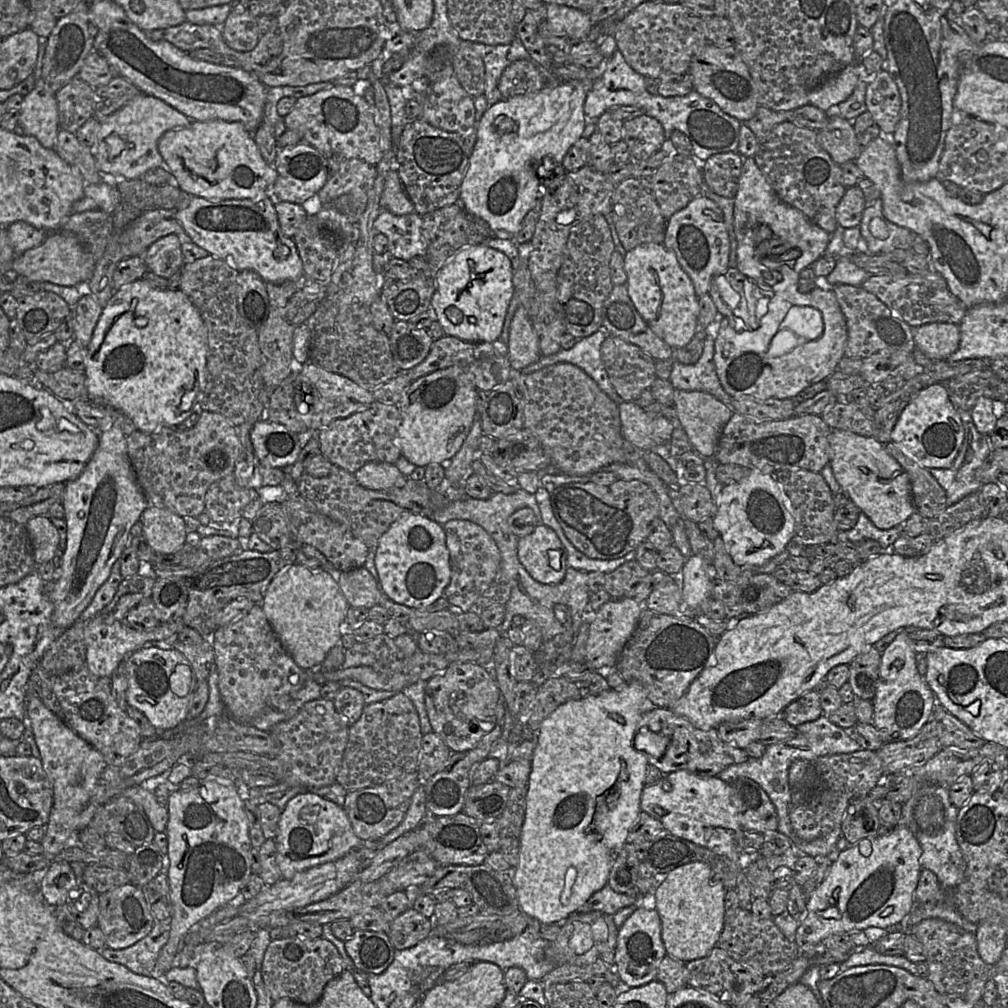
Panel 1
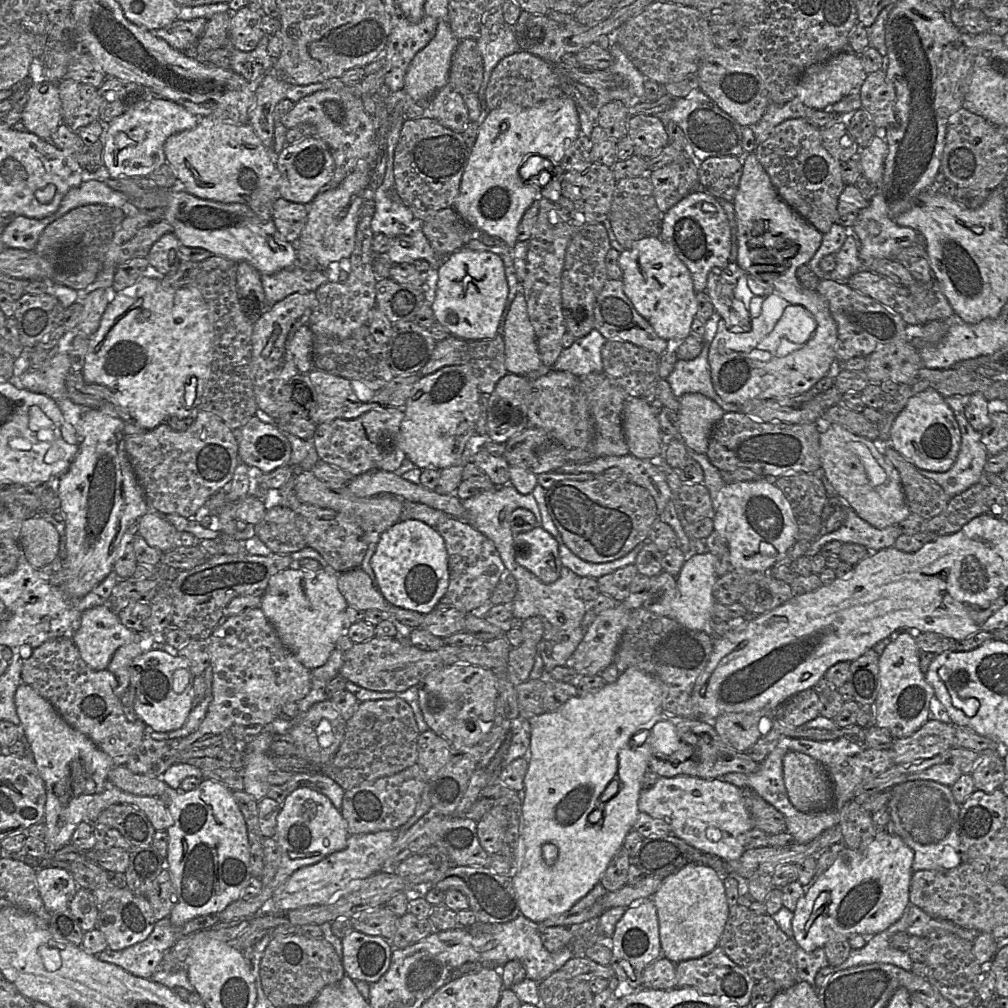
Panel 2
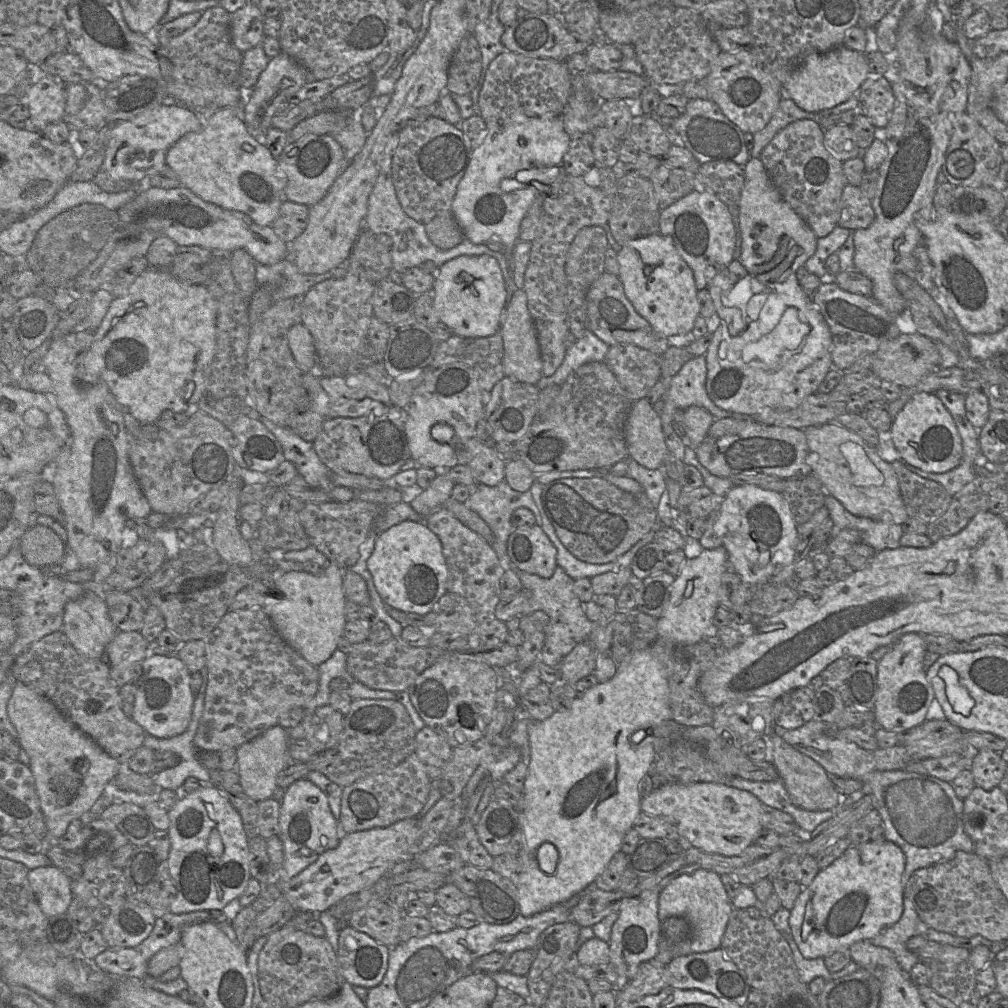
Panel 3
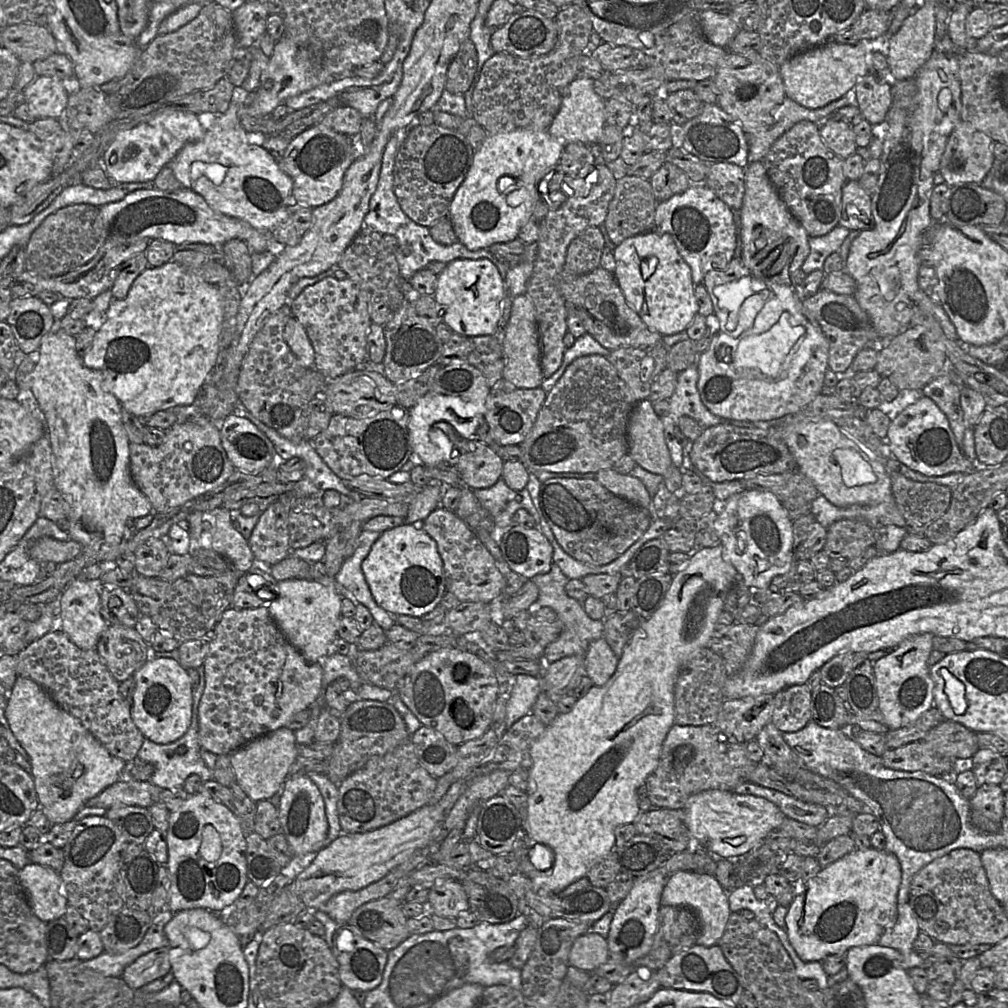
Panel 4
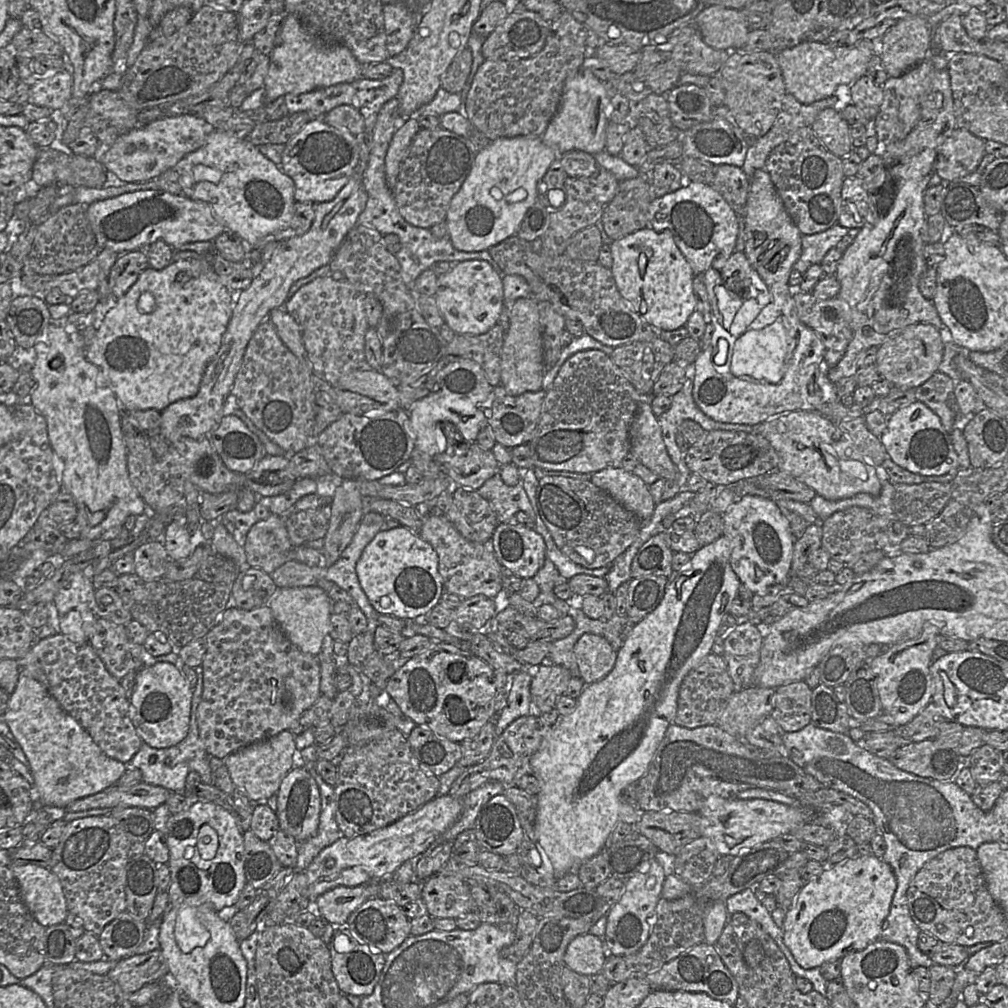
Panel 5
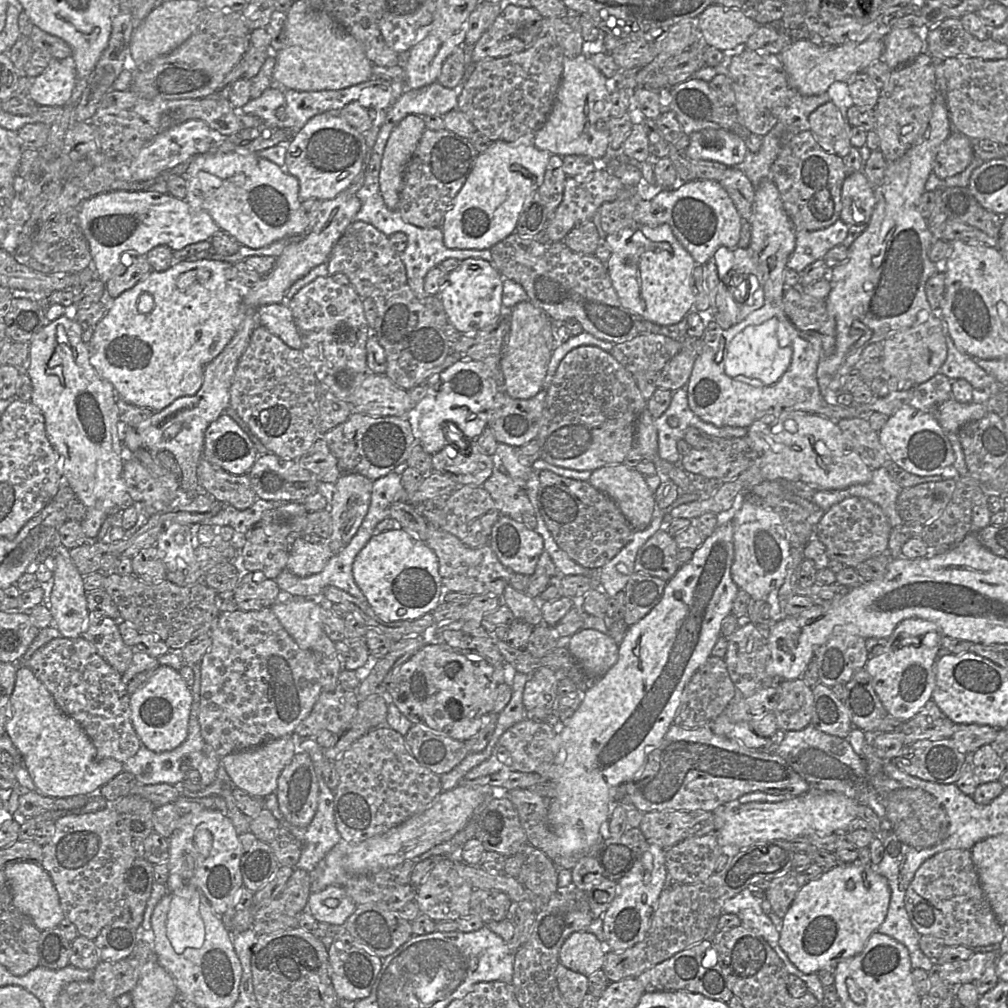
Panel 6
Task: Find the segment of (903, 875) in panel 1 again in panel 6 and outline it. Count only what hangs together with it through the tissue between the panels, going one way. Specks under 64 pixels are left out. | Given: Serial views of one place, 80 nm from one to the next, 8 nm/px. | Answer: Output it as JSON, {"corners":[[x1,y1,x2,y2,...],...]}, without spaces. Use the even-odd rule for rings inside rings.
{"corners":[[839,863,824,870,816,879,808,881,796,894,780,930,779,945,790,961,803,973,813,974,827,966,836,966,840,961,859,954,869,937,885,920,891,890,888,881,870,866,859,863]]}

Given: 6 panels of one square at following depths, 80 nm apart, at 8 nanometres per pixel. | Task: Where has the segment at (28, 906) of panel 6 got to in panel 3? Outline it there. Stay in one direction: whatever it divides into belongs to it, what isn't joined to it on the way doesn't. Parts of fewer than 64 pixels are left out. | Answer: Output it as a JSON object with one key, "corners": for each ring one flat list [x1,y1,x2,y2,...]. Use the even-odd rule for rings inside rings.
{"corners":[[53,865,29,870,28,880,43,913,48,917,67,913,73,900,72,880]]}

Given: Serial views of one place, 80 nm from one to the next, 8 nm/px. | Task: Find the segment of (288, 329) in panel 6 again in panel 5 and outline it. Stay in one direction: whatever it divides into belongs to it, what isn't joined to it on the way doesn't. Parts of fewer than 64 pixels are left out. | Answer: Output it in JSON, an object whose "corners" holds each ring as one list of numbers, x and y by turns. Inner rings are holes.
{"corners":[[284,307,271,310,268,319,275,325,278,336,289,350,298,358,306,359,300,327]]}

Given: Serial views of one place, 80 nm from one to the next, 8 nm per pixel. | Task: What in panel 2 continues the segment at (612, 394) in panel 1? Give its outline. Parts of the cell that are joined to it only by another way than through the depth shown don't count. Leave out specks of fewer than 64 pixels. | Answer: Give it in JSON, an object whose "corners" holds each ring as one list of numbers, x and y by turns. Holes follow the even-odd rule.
{"corners":[[593,328,586,336,575,339,569,348,563,349,551,367,542,363,537,370,529,372,525,377,534,381,550,371,568,371,577,377,601,373,604,370,601,351,606,341,607,339]]}

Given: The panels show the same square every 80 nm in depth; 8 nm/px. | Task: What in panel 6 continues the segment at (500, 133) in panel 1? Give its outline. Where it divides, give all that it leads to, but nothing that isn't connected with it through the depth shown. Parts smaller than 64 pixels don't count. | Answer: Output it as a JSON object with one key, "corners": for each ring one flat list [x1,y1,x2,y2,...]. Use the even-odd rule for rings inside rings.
{"corners":[[497,140,492,142,490,147,484,153,478,155,472,171,469,173,464,185,457,193,457,195,454,197,449,209,444,215,444,219,440,227,443,233,444,245,450,249,484,250,484,249,490,249,492,246,502,241,512,233,516,233,517,221,520,213,523,210,524,203,527,198,532,197,532,195,536,193,536,191,542,184,545,171,547,168,547,164,549,162,549,158,551,157,551,155,552,154,549,151,540,150,537,147,535,147,533,144,530,145,512,144,502,140]]}

